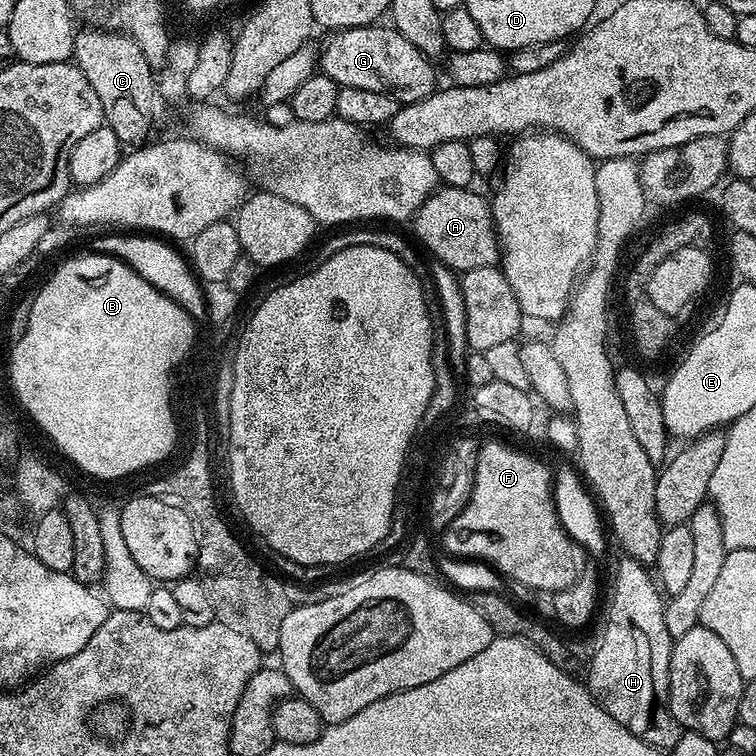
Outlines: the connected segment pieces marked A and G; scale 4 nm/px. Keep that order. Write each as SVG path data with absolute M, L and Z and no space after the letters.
M437 187L429 194L410 220L416 236L456 274L493 267L500 259L500 243L496 241L496 227L492 221L492 206L471 187Z
M379 23L367 24L364 28L346 28L329 35L332 37L328 45L318 52L319 71L342 88L355 86L361 90L385 92L402 106L418 102L437 91L433 61L423 56L414 42L406 42L397 28L380 27Z

